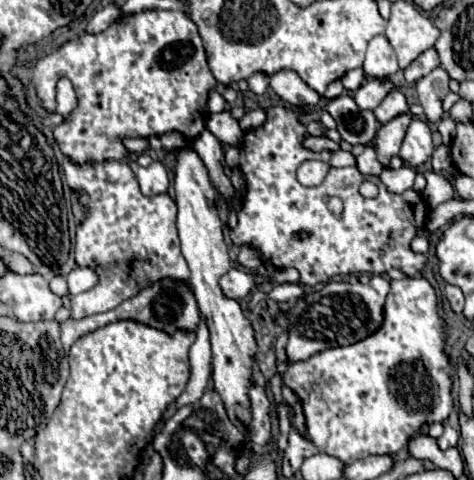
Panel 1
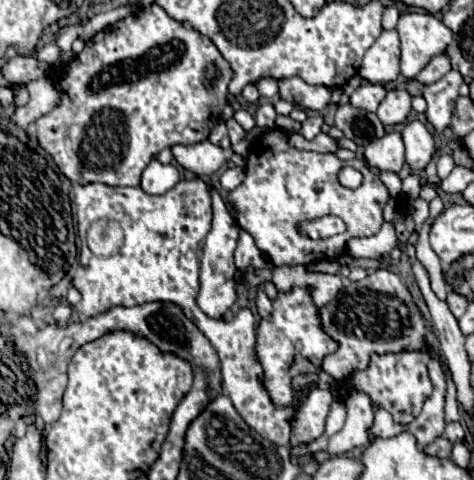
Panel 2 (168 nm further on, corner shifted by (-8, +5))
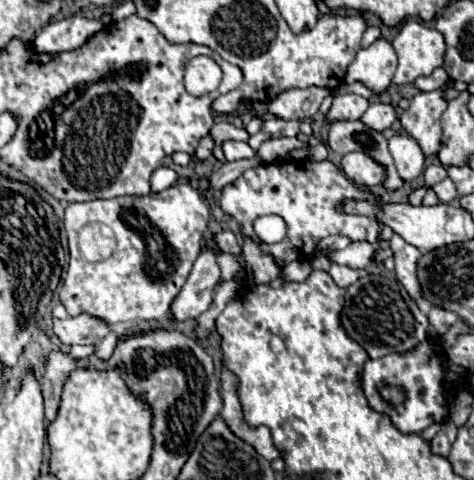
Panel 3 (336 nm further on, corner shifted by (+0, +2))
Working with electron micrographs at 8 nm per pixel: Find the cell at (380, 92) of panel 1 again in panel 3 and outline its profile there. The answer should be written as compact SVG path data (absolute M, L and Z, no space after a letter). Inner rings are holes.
M346 93L346 95L338 95L334 97L334 103L326 115L328 121L340 121L340 119L360 119L364 115L364 111L368 109L368 99L364 99L362 95L354 95L354 93Z

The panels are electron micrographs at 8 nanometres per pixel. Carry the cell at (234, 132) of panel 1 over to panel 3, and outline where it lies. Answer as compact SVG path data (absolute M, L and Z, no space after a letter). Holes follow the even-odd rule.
M224 141L222 151L228 161L240 161L240 159L252 159L256 153L254 149L244 141Z

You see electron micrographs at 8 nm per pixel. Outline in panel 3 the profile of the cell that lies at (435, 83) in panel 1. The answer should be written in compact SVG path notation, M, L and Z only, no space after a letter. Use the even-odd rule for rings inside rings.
M450 81L448 85L428 91L428 93L418 93L410 107L402 113L400 123L408 131L410 137L418 141L426 157L432 157L440 151L440 115L448 107L448 101L444 99L446 89L450 89L454 83Z

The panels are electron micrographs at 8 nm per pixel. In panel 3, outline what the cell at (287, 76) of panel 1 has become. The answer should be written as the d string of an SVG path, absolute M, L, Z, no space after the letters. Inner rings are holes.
M292 87L276 95L268 103L268 111L274 113L278 119L302 121L306 117L312 117L318 111L326 95L330 95L330 91L324 87L306 87L306 89Z

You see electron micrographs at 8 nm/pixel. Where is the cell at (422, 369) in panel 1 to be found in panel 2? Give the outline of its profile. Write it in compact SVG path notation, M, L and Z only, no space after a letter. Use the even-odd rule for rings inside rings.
M400 352L384 356L374 354L368 370L356 372L350 378L350 386L356 390L364 390L372 398L372 402L384 406L396 418L396 422L408 424L420 414L424 400L432 394L432 382L426 368L430 358L432 356L428 352Z

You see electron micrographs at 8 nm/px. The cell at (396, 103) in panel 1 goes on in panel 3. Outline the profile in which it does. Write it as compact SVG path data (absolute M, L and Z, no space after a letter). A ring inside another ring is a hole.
M372 103L368 111L362 115L362 123L366 123L370 129L376 131L384 131L392 127L394 121L396 121L396 111L390 103Z

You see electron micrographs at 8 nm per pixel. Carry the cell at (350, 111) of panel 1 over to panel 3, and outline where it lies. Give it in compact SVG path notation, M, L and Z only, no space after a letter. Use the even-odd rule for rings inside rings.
M334 121L334 123L330 123L326 143L332 151L338 151L342 155L346 155L350 151L360 151L360 153L374 157L378 163L382 163L386 167L388 179L384 181L384 187L388 191L402 187L404 181L396 173L396 167L388 153L388 143L384 139L384 135L366 127L362 121Z

